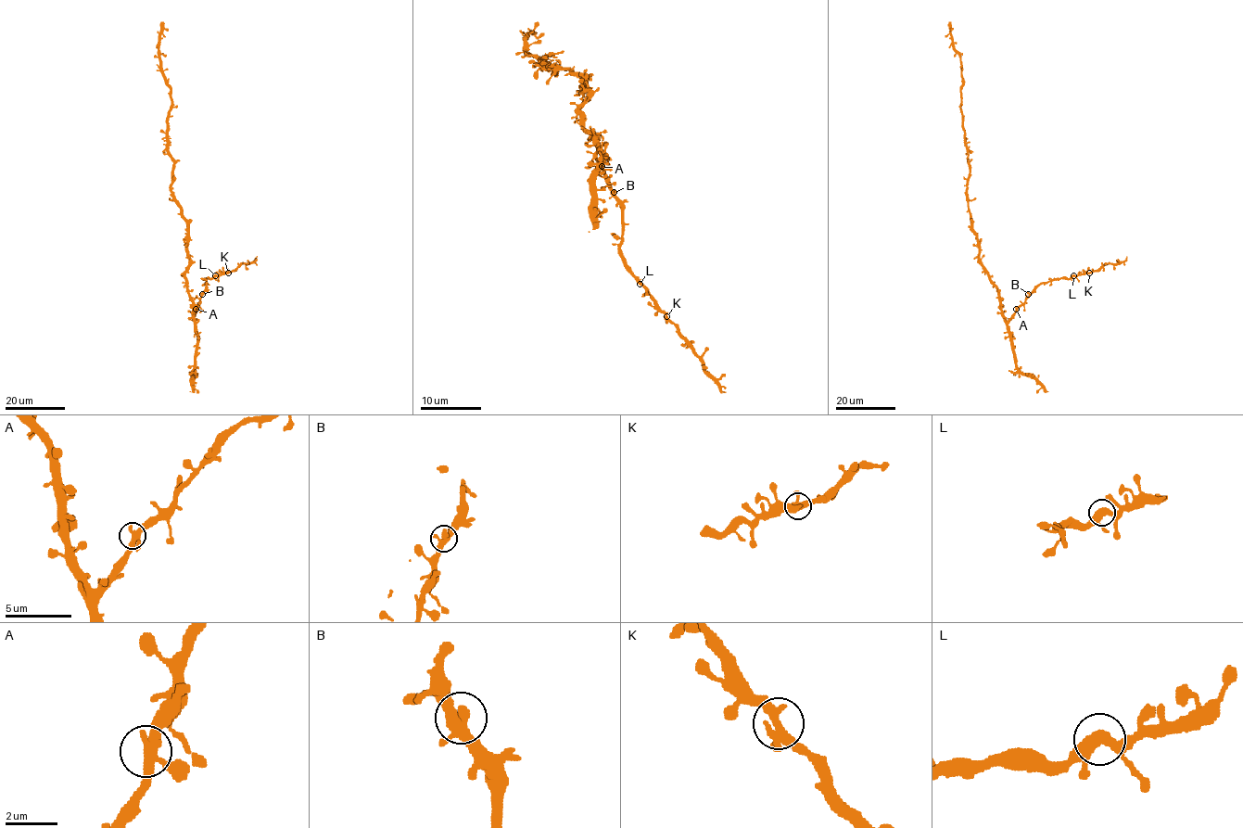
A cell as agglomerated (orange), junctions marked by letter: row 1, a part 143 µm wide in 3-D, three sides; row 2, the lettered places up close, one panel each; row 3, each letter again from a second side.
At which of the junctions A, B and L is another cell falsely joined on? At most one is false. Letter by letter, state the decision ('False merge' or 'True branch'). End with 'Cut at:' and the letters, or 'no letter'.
A: True branch
B: True branch
L: True branch
Cut at: no letter

